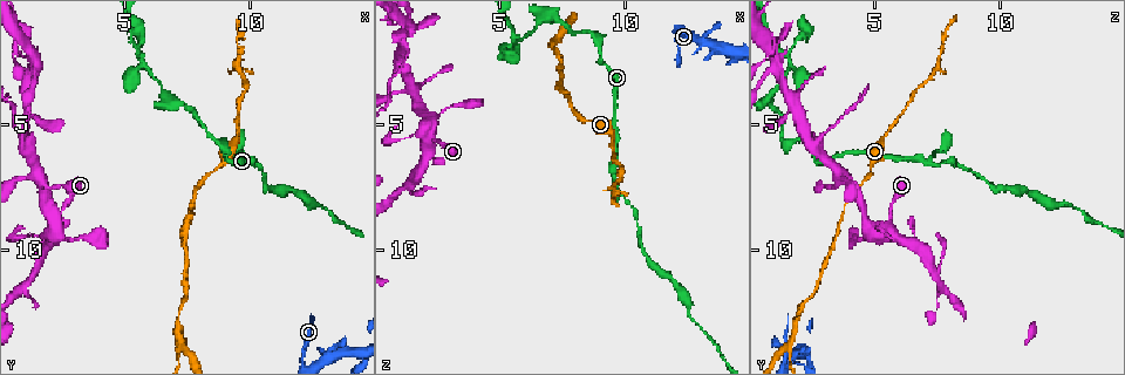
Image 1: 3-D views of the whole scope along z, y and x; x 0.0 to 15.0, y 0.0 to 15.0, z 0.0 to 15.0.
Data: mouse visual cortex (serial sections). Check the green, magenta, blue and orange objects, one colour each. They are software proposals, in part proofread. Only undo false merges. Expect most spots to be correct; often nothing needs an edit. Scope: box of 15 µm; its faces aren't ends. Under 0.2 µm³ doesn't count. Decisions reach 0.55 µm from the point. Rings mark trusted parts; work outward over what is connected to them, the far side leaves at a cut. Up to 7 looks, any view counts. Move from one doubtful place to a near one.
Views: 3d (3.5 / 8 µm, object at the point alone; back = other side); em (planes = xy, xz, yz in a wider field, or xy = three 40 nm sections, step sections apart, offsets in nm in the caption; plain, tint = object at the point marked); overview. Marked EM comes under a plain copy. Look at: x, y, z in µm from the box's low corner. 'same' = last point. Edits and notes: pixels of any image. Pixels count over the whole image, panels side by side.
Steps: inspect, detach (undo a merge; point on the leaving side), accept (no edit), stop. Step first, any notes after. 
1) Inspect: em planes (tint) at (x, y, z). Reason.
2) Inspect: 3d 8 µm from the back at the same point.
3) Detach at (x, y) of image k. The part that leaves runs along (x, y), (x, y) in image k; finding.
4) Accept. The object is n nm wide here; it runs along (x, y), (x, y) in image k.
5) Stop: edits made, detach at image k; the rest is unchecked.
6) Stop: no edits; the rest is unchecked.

Inspect: 3d 3.5 µm at (8.7, 5.7, 1.4).

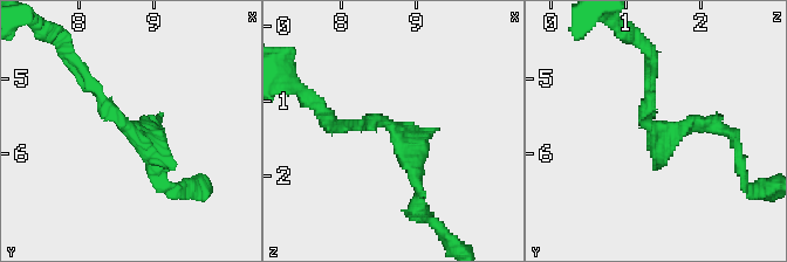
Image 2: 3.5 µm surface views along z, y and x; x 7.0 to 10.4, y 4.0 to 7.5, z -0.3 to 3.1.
Inspect: em xy step 5 (tint) at (8.70, 5.70, 1.40).

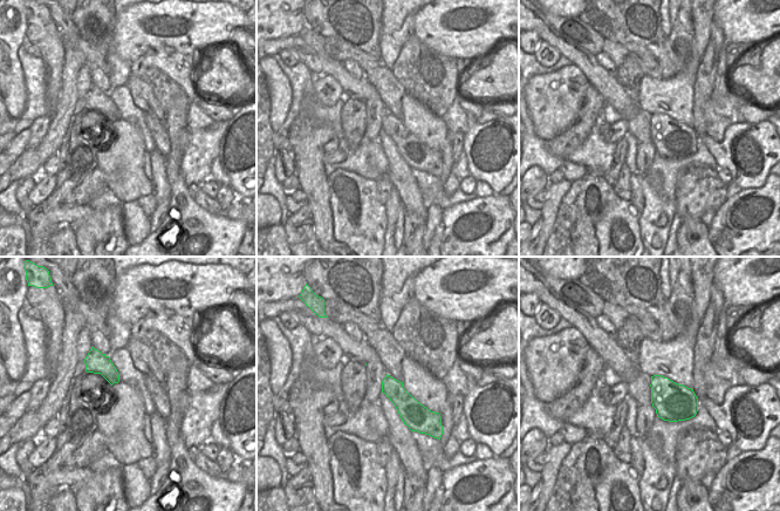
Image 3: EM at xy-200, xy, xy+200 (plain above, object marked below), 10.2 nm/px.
Accept. The object is 220 nm wide here; it runs along (419, 198), (394, 129), (343, 126) in image 2; one cell here.

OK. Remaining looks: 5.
Inspect: 3d 3.5 µm at (5.7, 2.6, 1.6).

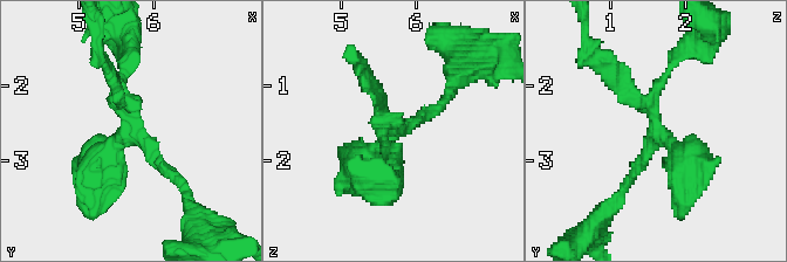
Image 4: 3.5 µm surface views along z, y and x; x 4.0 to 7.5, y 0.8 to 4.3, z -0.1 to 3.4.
Inspect: em xy step 3 (tint) at (5.75, 2.60, 1.60). 4 arms meet here; the arms are 150, 150, 200, 500 nm wide.

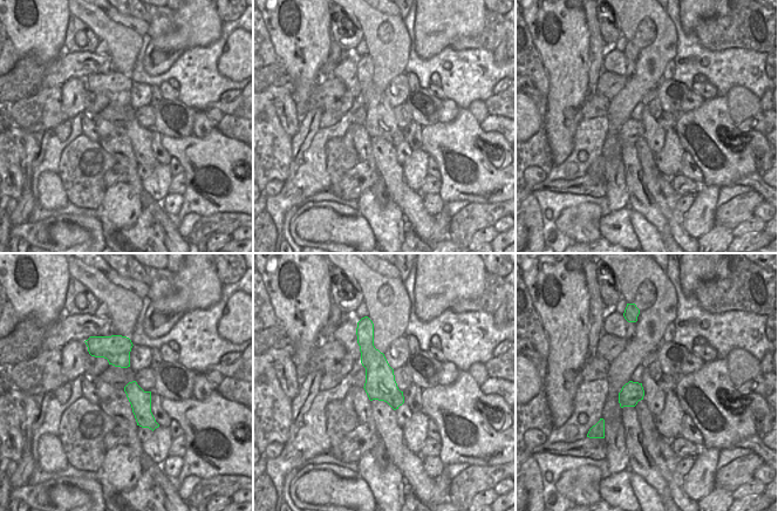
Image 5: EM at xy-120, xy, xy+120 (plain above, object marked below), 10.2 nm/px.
Accept. It runs along (184, 190), (120, 100), (123, 70) in image 4; one cell here.

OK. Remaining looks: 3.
Inspect: 3d 8 µm at (7.3, 13.9, 1.6).

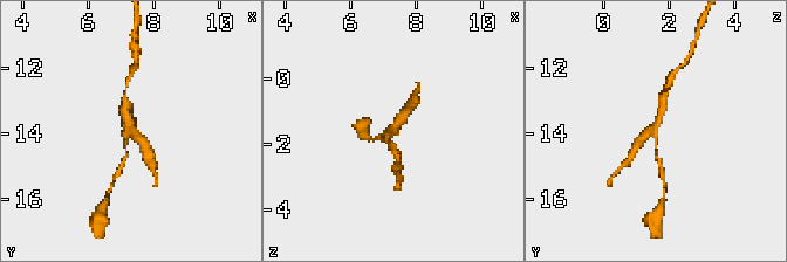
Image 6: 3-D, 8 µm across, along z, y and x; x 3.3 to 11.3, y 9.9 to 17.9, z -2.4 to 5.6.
Inspect: 3d 3.5 µm at (7.3, 13.8, 1.5). Closer look.

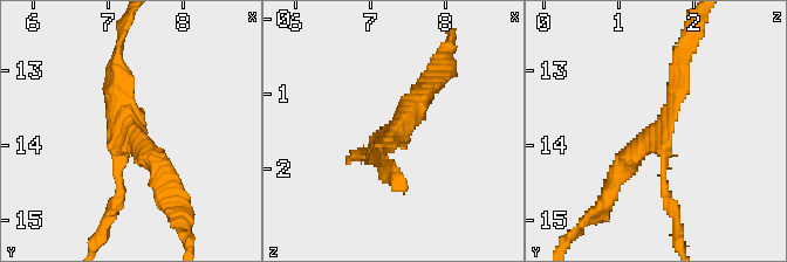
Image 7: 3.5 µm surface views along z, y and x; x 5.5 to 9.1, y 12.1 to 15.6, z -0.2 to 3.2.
Inspect: em xy step 2 (tint) at (7.25, 13.80, 1.60). Shape alone is not enough.

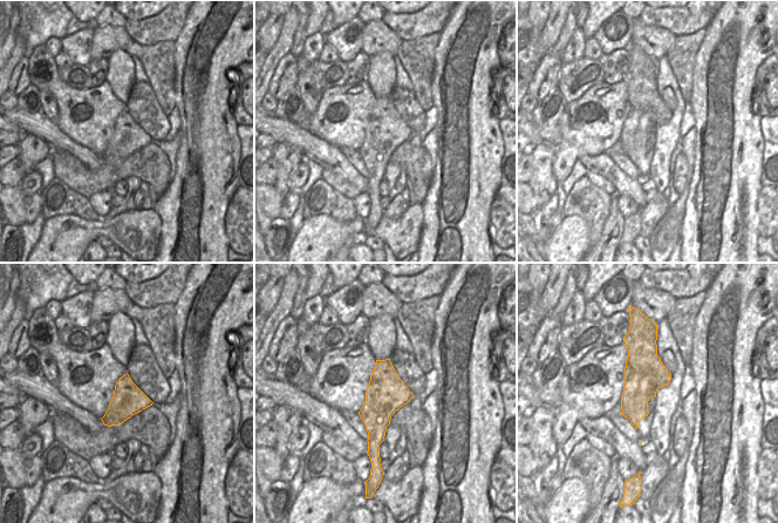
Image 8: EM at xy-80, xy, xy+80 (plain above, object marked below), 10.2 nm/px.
Accept. 3 arms meet here; the arms are 100, 200, 300 nm wide; it runs along (683, 62), (662, 131), (616, 181) in image 7; one cell here.

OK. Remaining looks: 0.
Stop: no edits; the rest is unchecked.

